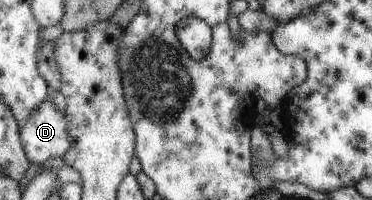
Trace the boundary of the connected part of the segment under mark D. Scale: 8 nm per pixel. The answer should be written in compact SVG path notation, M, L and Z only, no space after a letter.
M49 100L39 103L19 128L19 137L29 162L46 165L52 157L62 157L71 145L67 115Z

